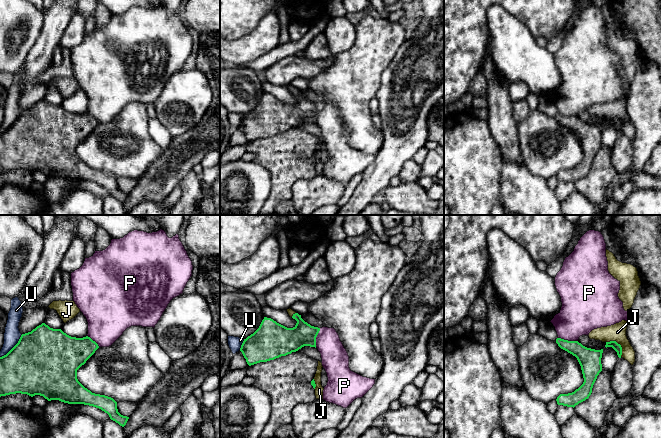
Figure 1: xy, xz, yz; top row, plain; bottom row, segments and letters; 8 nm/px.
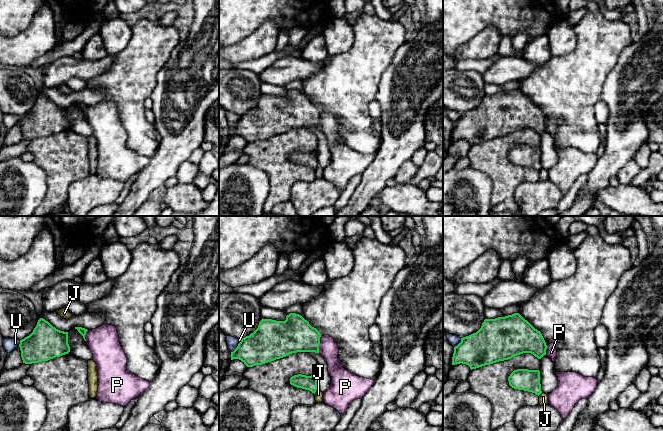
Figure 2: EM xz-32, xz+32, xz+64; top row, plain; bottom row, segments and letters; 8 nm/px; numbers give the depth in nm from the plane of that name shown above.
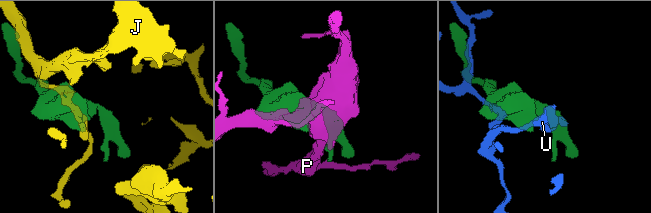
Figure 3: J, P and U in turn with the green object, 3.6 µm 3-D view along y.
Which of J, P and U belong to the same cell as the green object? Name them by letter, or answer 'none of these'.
J

